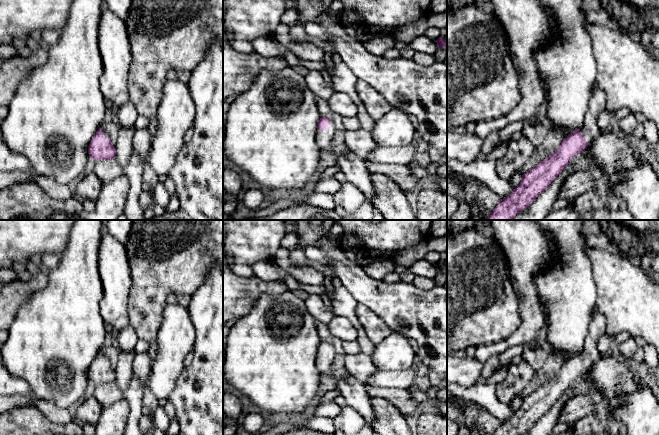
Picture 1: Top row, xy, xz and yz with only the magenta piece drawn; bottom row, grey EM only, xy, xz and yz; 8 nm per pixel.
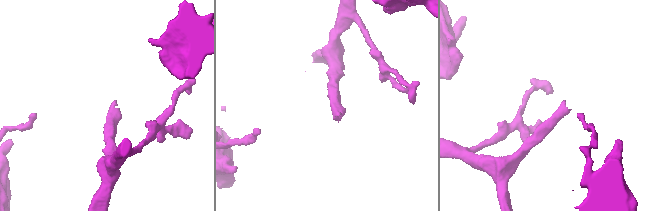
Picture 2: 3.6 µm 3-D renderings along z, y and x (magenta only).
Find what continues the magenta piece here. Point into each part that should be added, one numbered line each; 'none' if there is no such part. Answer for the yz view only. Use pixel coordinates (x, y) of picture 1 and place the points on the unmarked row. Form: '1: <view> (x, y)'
1: yz (597, 327)

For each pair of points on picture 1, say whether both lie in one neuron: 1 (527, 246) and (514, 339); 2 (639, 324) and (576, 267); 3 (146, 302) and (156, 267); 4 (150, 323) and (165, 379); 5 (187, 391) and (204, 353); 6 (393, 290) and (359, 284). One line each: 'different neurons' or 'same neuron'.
1: same neuron
2: different neurons
3: same neuron
4: different neurons
5: same neuron
6: same neuron

